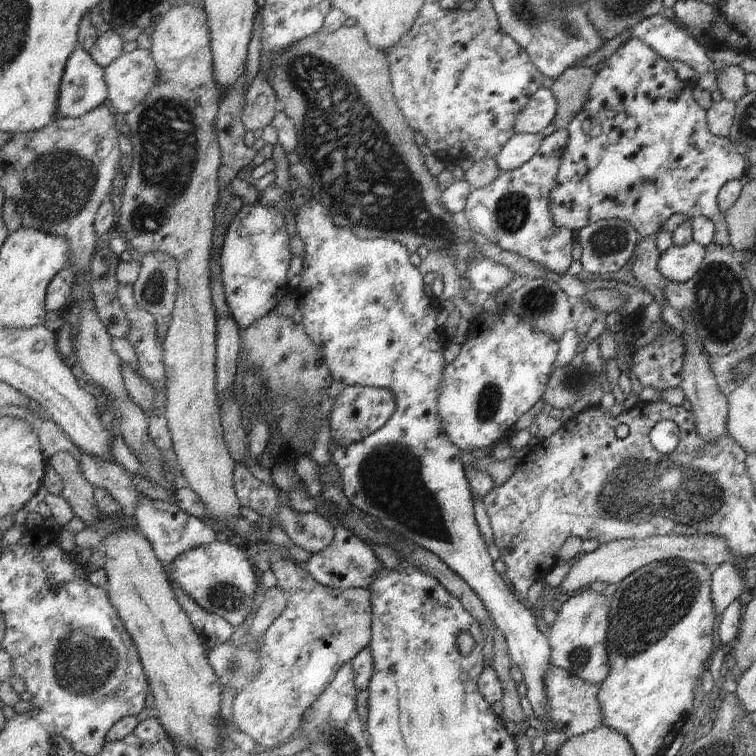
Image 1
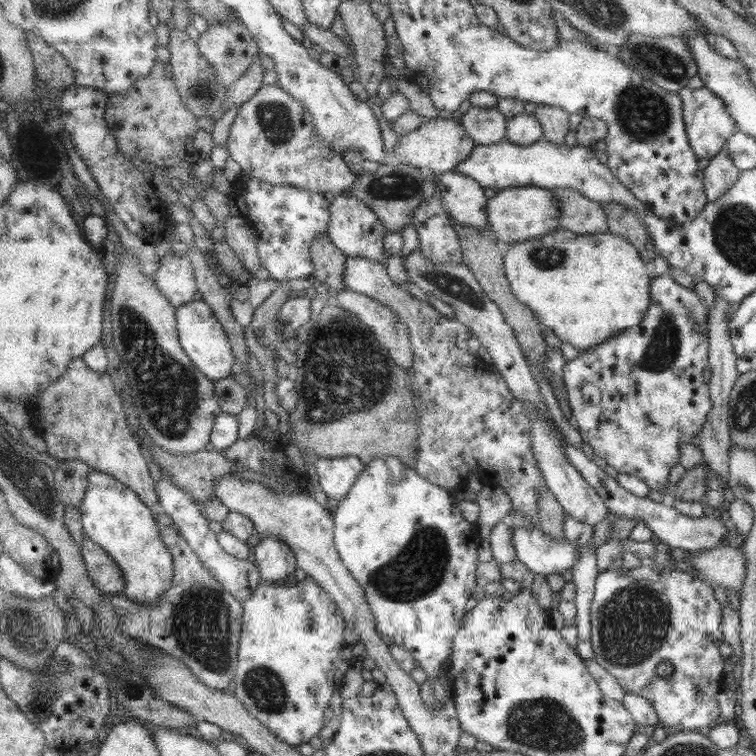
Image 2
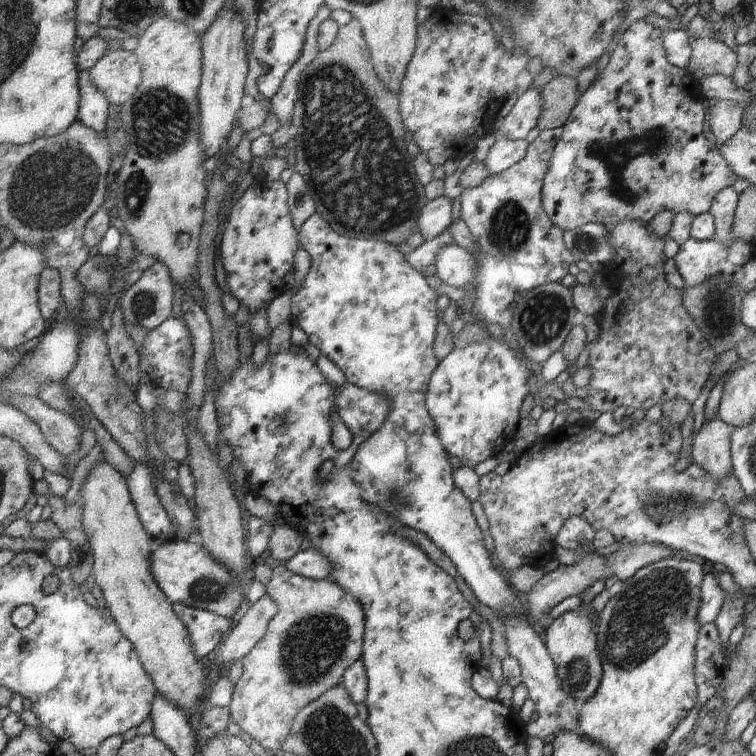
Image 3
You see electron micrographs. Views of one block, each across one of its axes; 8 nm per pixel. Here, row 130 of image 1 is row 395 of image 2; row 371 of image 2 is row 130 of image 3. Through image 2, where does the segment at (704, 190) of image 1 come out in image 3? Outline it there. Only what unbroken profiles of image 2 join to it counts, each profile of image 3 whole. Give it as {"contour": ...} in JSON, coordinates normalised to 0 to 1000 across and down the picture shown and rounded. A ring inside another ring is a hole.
{"contour":[[[843,26],[832,32],[832,36],[821,45],[821,50],[816,53],[816,58],[807,69],[800,90],[772,119],[757,143],[757,148],[750,152],[747,164],[742,167],[742,180],[729,200],[716,249],[717,274],[721,286],[726,288],[726,294],[731,299],[738,299],[746,306],[758,304],[763,299],[776,295],[798,299],[810,299],[816,294],[827,292],[856,296],[874,278],[886,278],[890,283],[907,280],[914,286],[922,286],[937,280],[940,265],[951,251],[972,241],[975,233],[956,212],[952,197],[933,184],[930,177],[934,140],[927,135],[930,127],[927,123],[925,124],[922,114],[919,114],[919,124],[917,124],[917,111],[922,111],[922,107],[907,93],[901,93],[901,90],[885,85],[885,81],[880,77],[874,44],[876,40],[864,37],[861,32],[852,28]]]}

